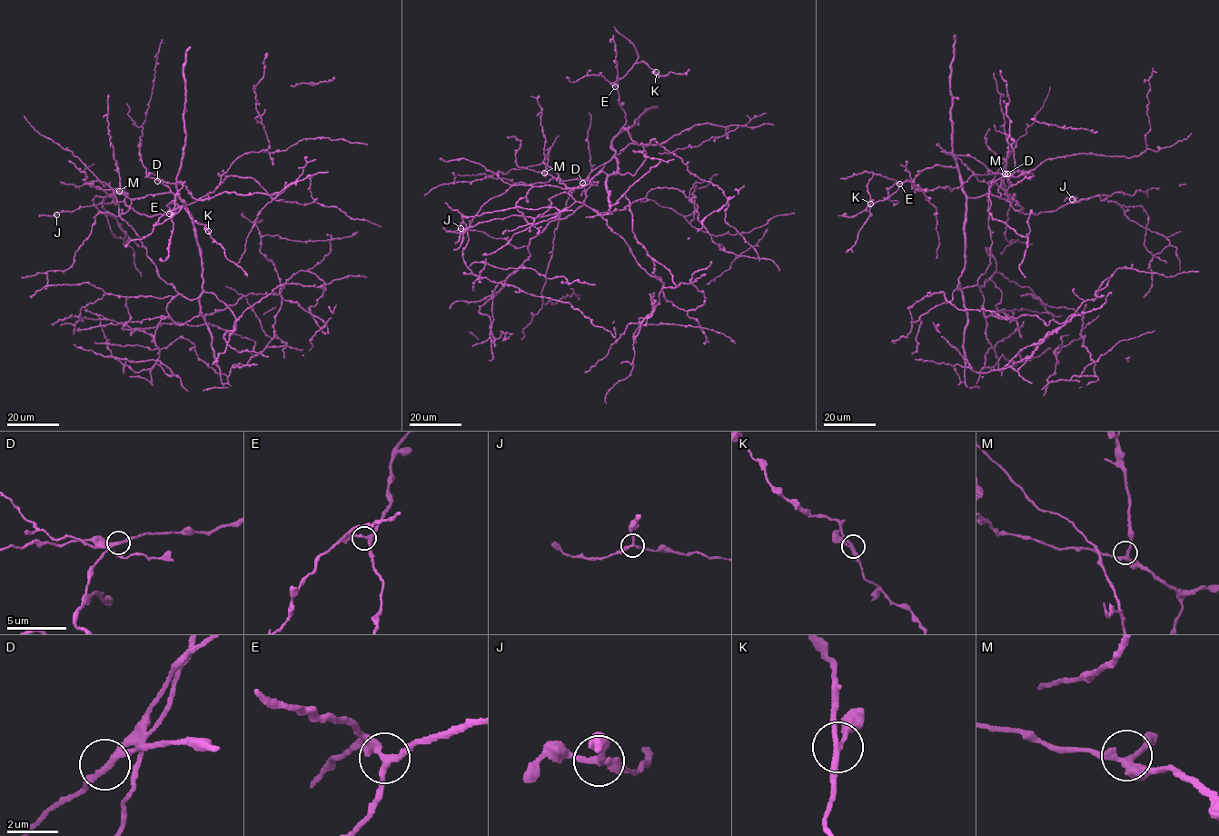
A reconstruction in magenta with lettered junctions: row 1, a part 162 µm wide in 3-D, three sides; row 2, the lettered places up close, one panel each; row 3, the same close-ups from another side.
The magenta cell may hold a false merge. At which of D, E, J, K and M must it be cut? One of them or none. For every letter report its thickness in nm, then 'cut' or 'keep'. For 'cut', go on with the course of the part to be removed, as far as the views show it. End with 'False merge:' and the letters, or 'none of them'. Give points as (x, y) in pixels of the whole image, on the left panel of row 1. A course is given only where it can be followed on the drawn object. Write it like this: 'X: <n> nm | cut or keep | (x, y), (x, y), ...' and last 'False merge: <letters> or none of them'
D: 200 nm | cut
E: 220 nm | keep
J: 200 nm | keep
K: 200 nm | keep
M: 220 nm | keep
False merge: D

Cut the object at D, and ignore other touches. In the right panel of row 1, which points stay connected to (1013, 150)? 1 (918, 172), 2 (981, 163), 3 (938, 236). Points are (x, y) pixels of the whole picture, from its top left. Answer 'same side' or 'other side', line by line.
1: same side
2: other side
3: other side

